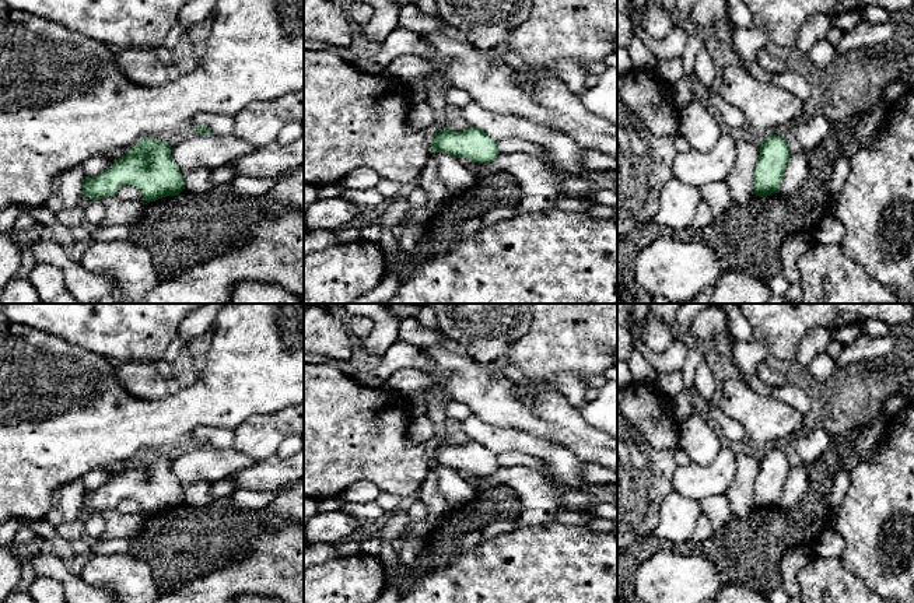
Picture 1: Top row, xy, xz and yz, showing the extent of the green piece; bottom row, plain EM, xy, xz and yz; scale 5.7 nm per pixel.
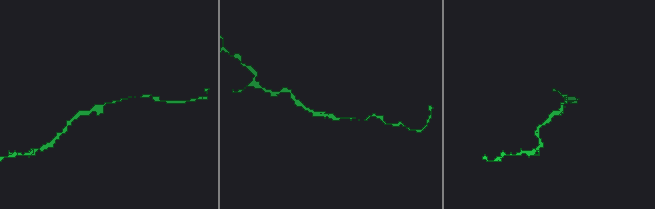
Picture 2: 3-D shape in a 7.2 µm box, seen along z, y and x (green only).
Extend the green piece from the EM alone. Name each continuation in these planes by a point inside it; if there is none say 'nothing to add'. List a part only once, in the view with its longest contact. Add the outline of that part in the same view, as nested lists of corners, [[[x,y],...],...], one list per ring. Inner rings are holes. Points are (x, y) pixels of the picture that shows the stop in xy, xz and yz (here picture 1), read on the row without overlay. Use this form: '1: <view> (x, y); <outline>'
1: xz (438, 516); [[[431,464],[426,480],[423,481],[420,490],[420,501],[427,505],[427,522],[430,523],[435,536],[442,530],[447,530],[452,523],[451,511],[452,508],[447,504],[444,497],[438,490],[435,466]]]

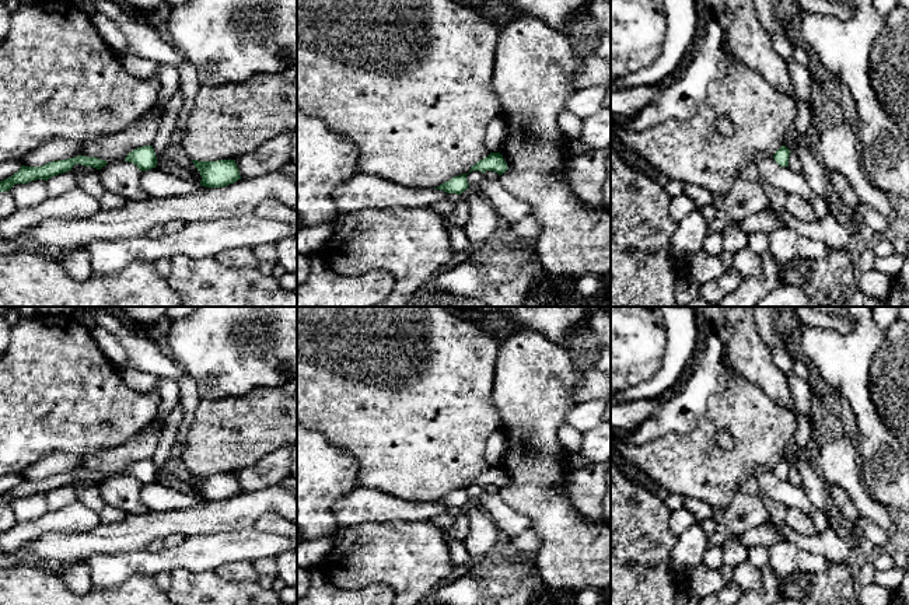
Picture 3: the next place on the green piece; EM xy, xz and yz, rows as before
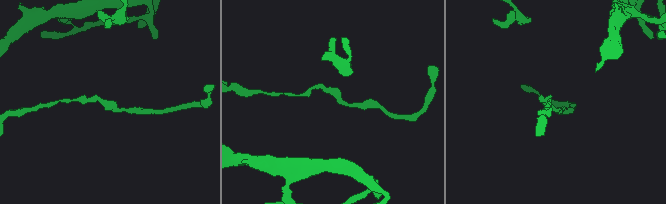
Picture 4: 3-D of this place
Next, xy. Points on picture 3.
nothing to add

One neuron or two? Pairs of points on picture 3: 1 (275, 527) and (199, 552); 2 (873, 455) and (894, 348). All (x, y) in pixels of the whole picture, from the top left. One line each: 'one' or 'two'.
1: two
2: two

